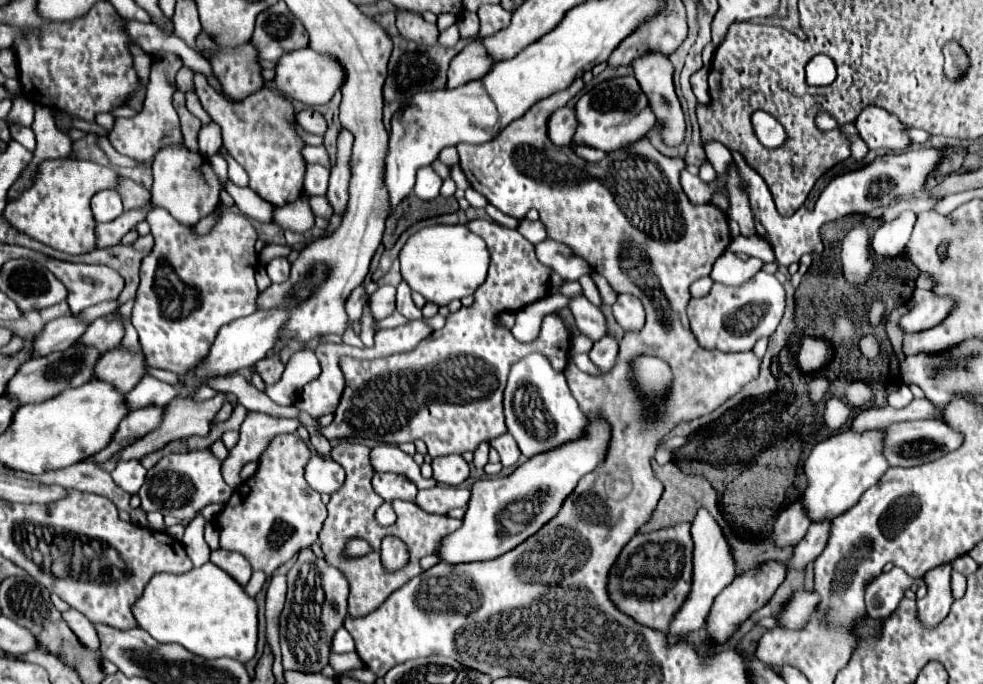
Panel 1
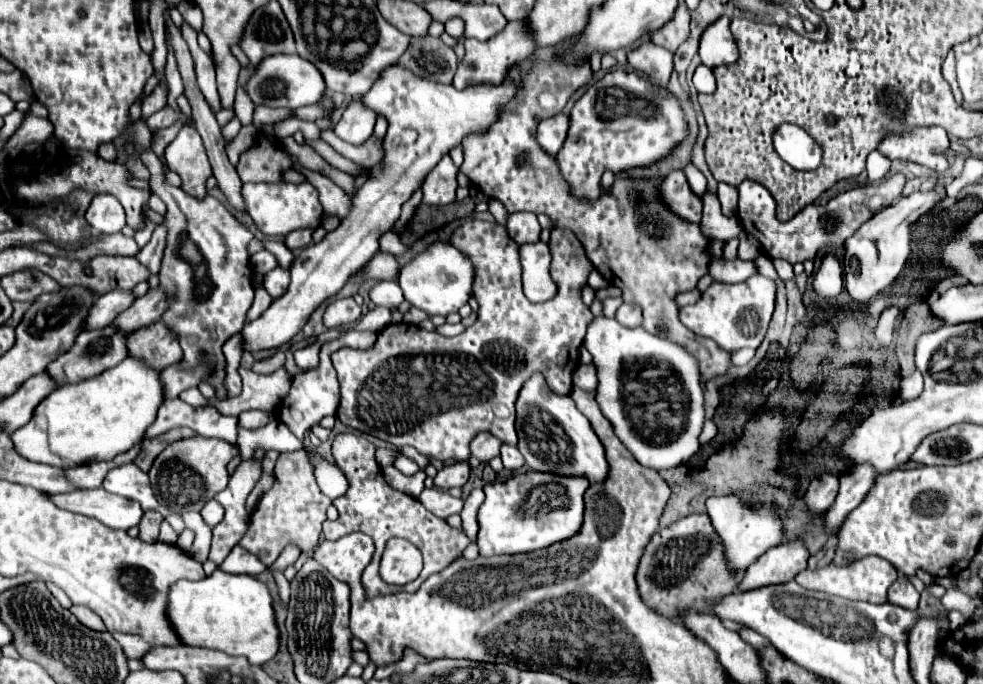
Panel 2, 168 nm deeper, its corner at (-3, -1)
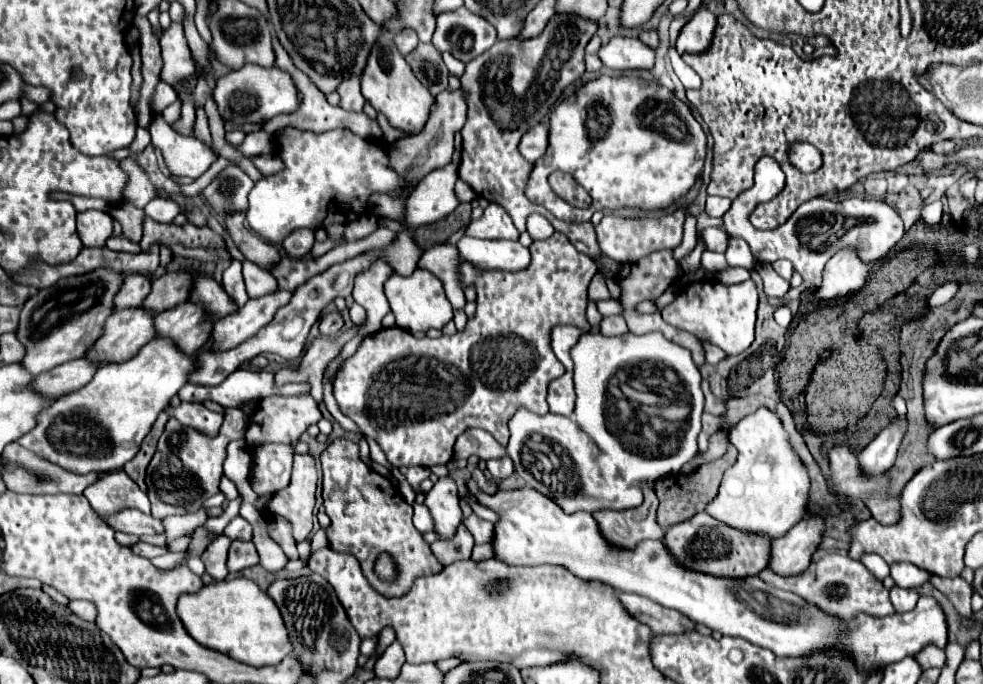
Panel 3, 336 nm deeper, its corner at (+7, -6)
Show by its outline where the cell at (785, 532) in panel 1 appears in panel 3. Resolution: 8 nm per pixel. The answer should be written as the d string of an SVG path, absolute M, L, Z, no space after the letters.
M836 445L830 449L830 467L832 467L832 481L834 481L834 491L860 499L870 513L874 515L876 521L880 521L882 525L894 525L900 519L900 497L898 495L888 495L890 489L890 475L878 473L878 475L864 475L864 471L860 469L860 461L858 461L860 451L852 449L850 445Z

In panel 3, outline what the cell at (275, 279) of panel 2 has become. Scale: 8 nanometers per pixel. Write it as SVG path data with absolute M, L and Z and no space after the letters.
M276 291L260 299L250 299L242 309L218 319L212 333L214 343L210 351L212 353L230 351L240 343L248 341L250 337L254 337L260 327L270 323L276 309L290 301L290 297L292 297L290 291Z

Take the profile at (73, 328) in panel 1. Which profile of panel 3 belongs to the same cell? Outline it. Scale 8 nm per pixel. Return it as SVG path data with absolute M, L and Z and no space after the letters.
M136 273L124 279L124 287L116 295L116 309L136 307L148 297L152 289L152 273Z

